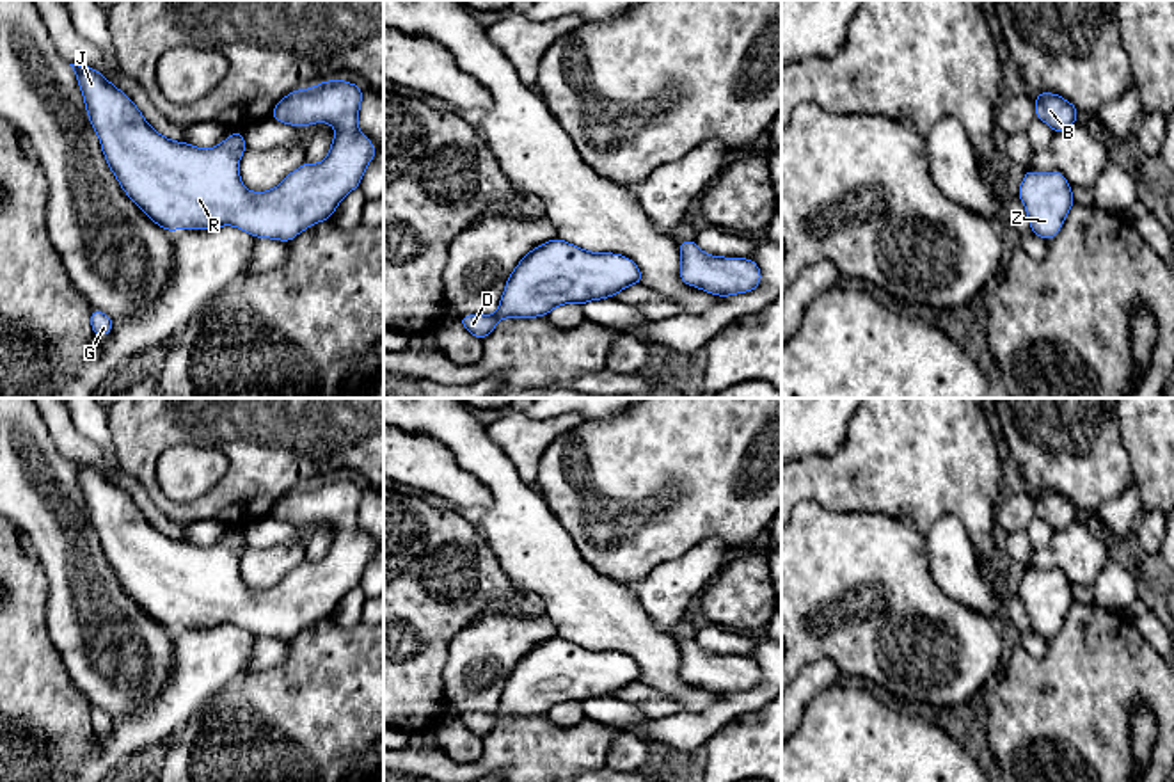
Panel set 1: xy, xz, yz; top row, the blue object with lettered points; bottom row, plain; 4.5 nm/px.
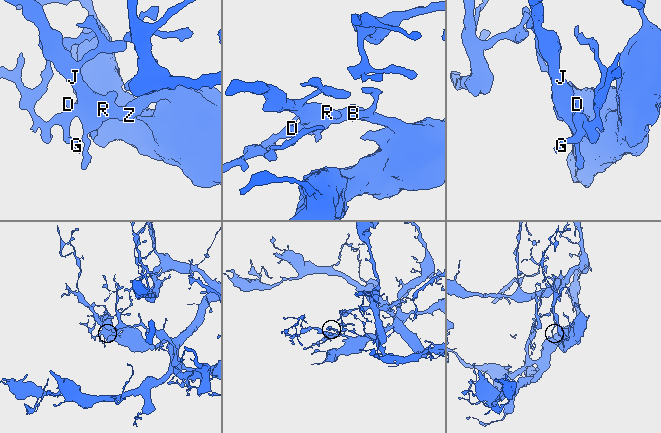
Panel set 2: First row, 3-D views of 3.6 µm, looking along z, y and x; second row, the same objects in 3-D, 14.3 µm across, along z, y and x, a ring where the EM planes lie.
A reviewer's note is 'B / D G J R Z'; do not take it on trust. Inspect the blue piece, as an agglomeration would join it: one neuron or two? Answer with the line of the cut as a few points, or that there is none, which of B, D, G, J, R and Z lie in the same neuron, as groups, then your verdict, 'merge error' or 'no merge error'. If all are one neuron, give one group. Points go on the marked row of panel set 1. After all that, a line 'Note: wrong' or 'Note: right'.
no cut; B D G J R Z; no merge error
Note: wrong

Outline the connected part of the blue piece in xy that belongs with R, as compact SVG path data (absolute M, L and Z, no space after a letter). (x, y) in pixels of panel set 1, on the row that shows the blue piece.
M69 66L78 78L87 117L99 137L105 160L121 188L149 220L171 233L234 226L254 238L291 242L304 229L332 217L341 199L359 188L362 174L377 153L357 124L362 89L339 78L297 89L274 107L270 117L297 128L314 123L332 124L336 135L329 155L320 164L302 164L268 192L249 192L238 171L247 148L243 133L233 132L210 149L171 140L153 130L137 105L99 71L91 66Z

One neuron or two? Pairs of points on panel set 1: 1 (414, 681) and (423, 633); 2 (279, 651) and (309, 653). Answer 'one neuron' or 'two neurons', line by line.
1: one neuron
2: two neurons

